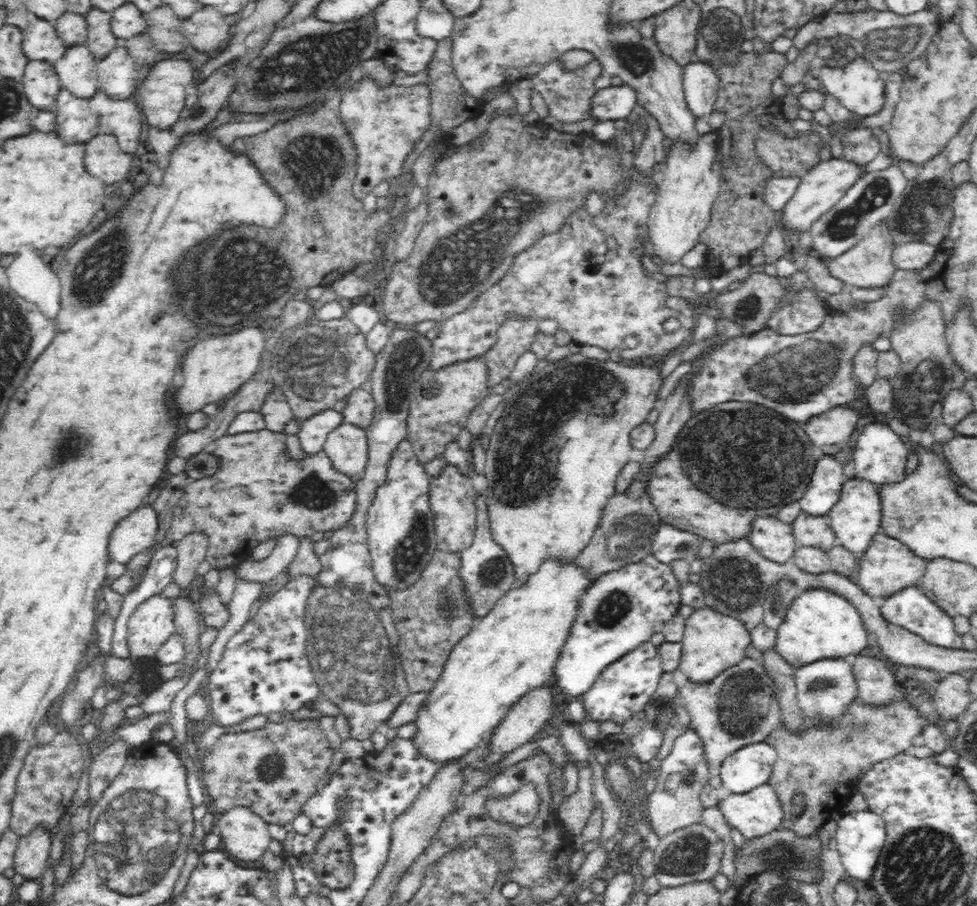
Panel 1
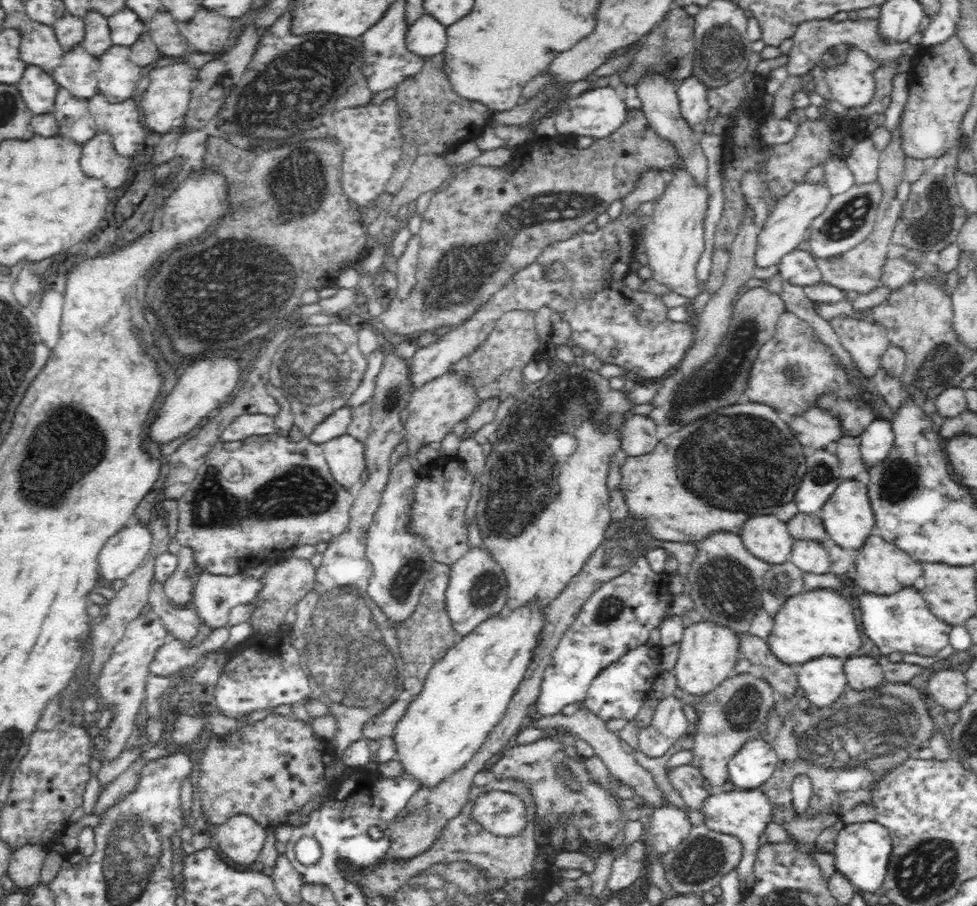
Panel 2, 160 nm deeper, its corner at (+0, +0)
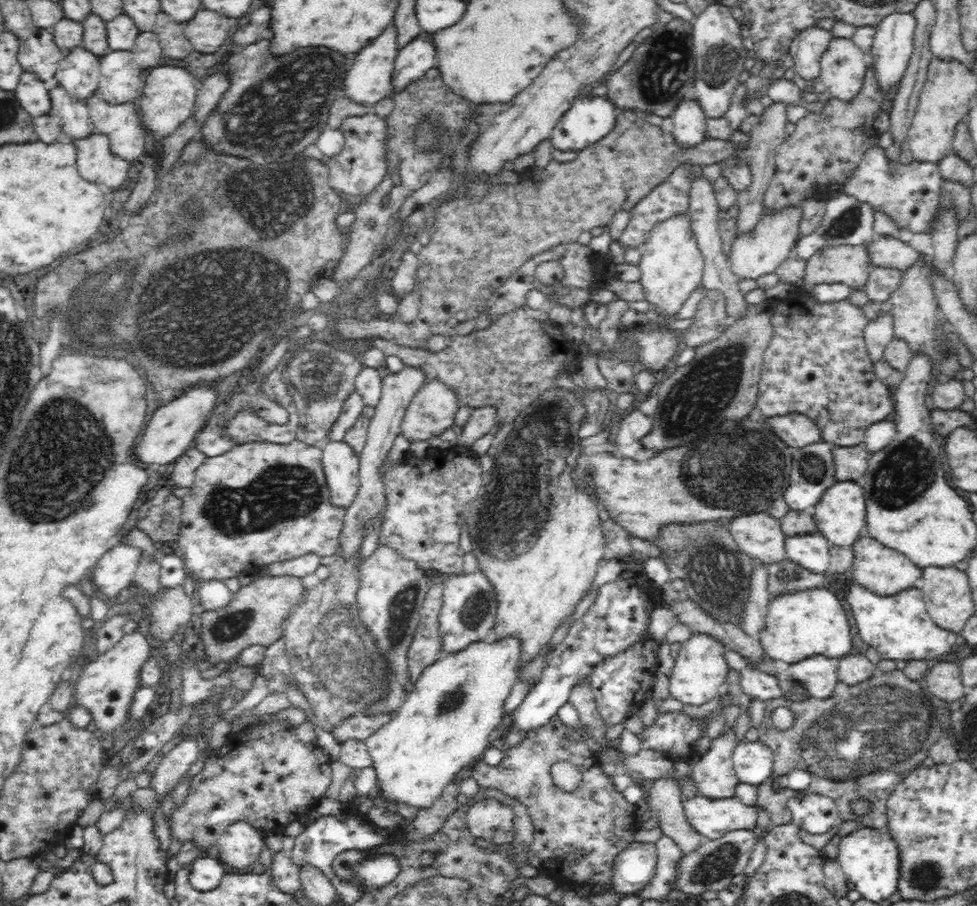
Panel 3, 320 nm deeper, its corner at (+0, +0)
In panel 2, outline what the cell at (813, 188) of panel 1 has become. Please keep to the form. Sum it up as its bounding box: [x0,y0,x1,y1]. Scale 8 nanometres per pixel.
[755,180,832,268]

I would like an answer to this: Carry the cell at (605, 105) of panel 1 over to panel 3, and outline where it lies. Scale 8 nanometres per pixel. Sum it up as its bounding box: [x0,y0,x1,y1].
[550,94,619,151]

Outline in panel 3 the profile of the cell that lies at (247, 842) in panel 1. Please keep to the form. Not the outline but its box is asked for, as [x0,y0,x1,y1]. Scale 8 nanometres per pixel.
[216,820,265,869]

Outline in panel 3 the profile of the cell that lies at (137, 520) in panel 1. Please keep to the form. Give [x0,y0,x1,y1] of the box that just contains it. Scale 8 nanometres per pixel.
[89,539,142,597]

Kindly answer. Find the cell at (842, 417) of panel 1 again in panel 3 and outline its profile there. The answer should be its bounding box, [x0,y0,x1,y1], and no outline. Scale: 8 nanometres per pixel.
[767,412,823,448]

